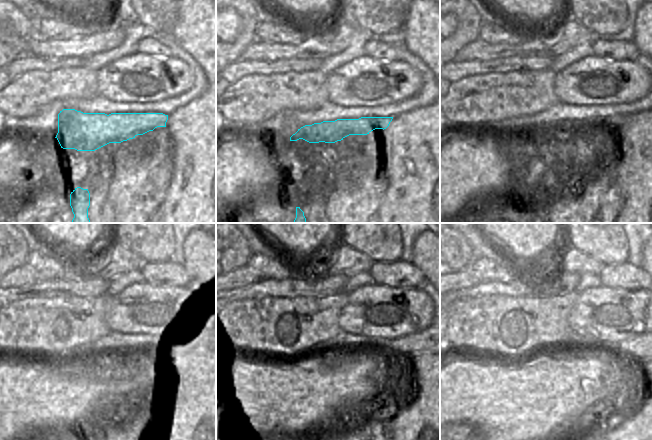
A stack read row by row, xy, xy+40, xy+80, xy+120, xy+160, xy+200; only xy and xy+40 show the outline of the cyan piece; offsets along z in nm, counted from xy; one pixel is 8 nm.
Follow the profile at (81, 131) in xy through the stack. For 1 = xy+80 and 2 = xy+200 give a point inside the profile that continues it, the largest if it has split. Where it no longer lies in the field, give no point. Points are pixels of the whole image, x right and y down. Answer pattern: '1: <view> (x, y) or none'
1: xy+80 (616, 121)
2: xy+200 (642, 346)

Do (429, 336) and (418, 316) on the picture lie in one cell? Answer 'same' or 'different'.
different

